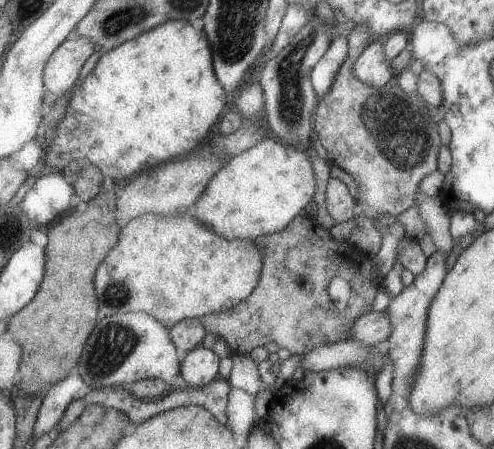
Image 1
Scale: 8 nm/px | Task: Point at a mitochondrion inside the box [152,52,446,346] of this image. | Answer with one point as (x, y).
(401, 136)

